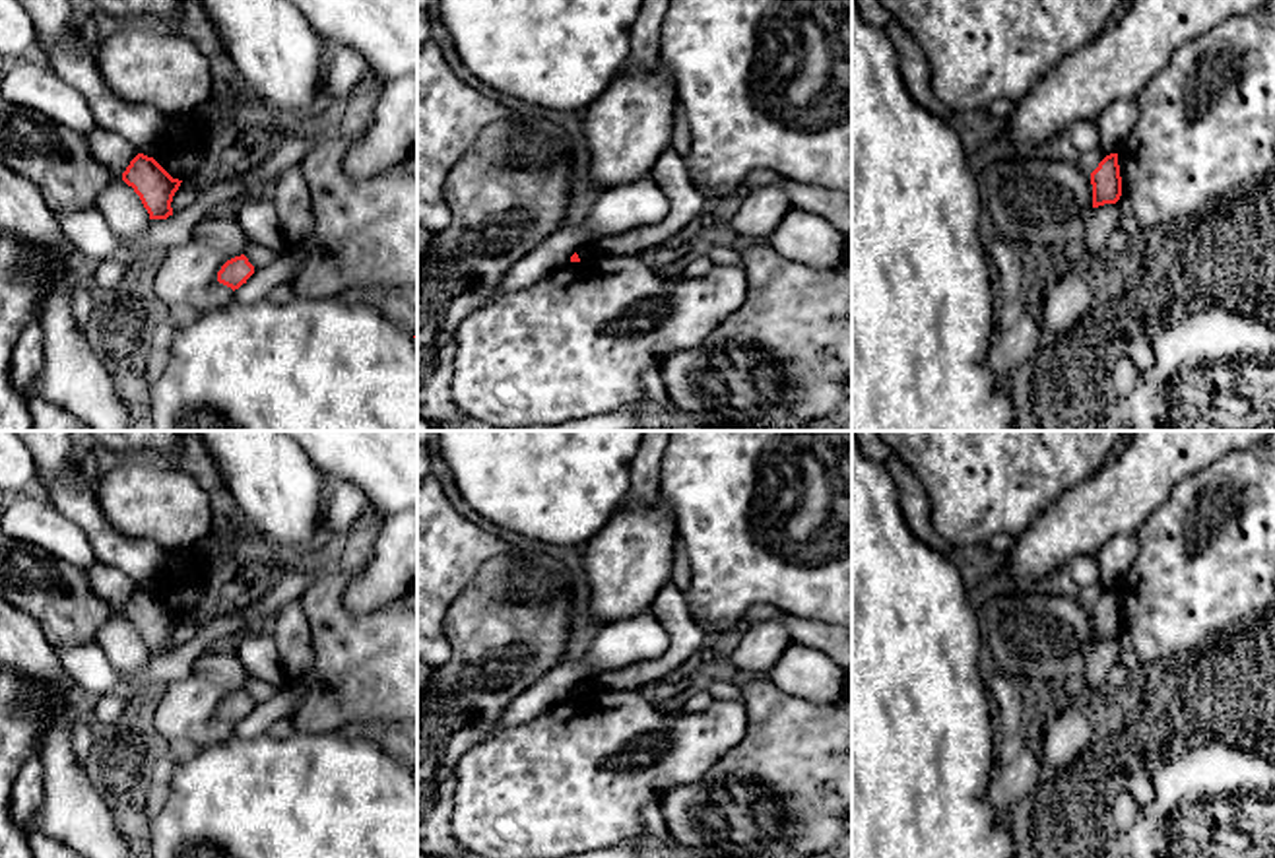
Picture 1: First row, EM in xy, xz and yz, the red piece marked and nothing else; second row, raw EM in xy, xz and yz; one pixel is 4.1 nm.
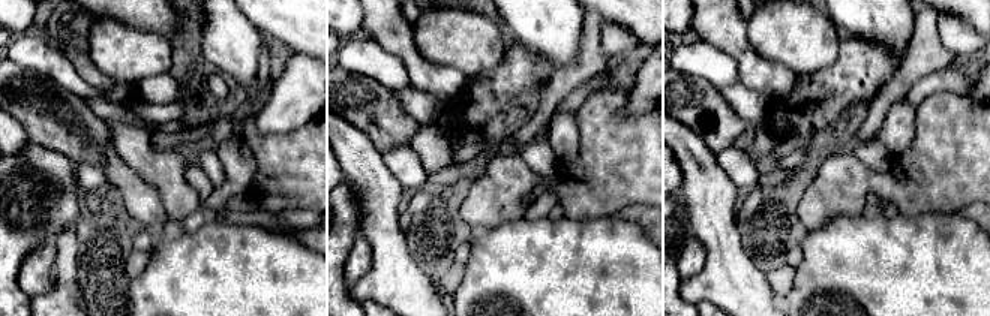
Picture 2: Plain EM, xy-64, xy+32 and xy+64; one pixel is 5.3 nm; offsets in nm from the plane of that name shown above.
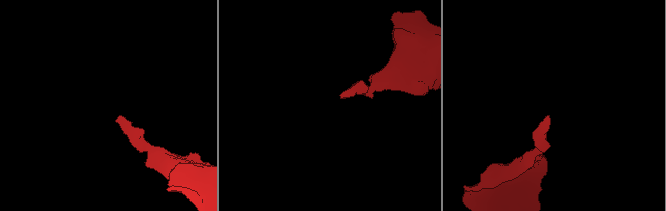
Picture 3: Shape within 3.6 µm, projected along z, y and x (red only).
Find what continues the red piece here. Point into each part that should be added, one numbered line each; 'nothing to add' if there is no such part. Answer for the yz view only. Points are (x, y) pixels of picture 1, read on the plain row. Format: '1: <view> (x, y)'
nothing to add

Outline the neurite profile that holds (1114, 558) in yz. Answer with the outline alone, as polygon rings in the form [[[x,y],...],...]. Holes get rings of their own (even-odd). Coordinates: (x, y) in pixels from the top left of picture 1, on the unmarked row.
[[[1137,532],[1122,534],[1098,547],[1093,557],[1098,565],[1098,582],[1110,590],[1118,588],[1137,555]]]

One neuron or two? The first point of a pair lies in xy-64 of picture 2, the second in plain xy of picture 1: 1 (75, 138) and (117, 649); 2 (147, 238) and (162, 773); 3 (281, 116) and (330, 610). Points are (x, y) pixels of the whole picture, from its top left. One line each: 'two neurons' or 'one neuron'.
1: two neurons
2: one neuron
3: two neurons

